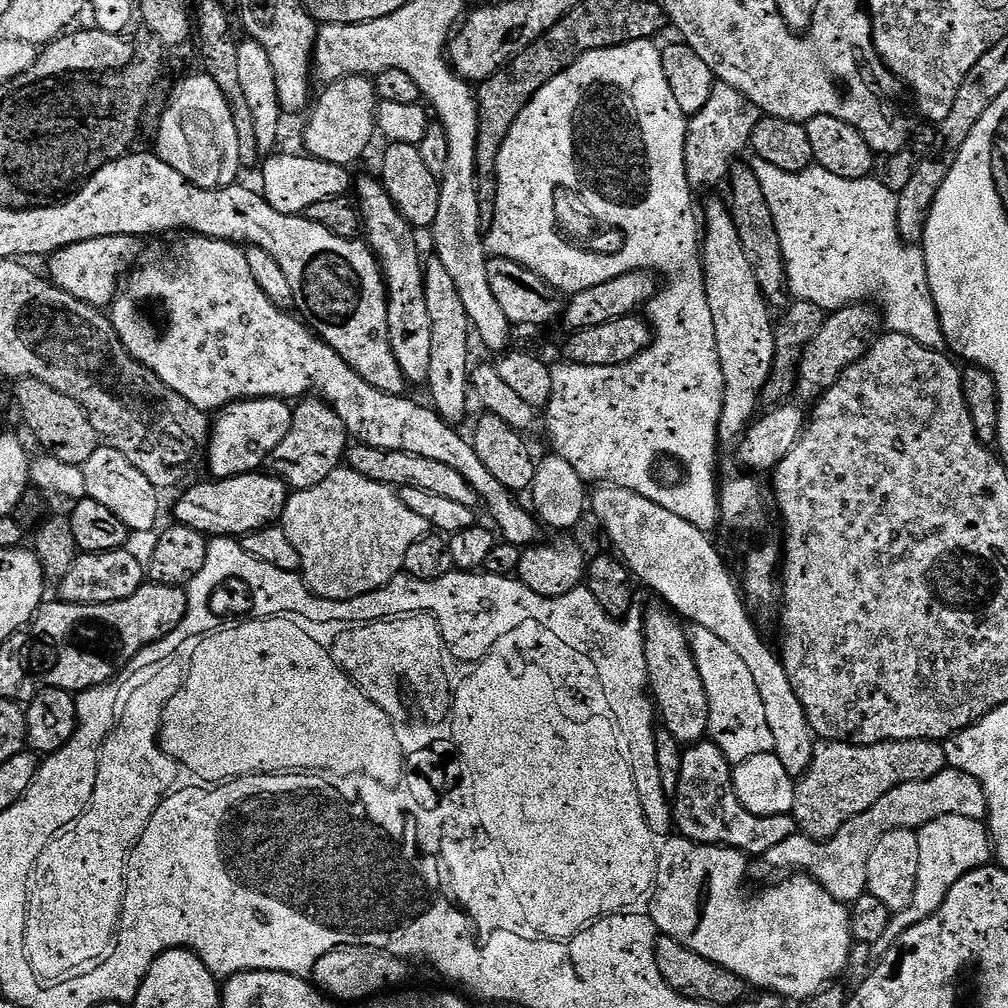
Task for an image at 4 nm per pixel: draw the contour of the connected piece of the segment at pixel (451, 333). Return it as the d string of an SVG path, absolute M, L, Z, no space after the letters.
M435 258L425 259L424 289L426 290L426 310L430 313L430 374L426 391L432 395L431 407L444 421L453 426L468 416L468 396L470 400L470 363L471 344L474 344L472 325L468 323L466 306L458 295L458 286L454 286L446 266Z

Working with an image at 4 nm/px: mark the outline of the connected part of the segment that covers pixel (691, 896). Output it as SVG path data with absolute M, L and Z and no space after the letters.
M665 839L659 849L656 885L650 897L652 921L663 935L682 942L682 946L694 950L694 954L702 954L702 958L738 974L745 985L752 987L753 984L756 987L753 989L774 992L781 998L793 996L797 1002L807 1000L841 979L854 949L849 905L834 898L818 881L803 874L789 875L781 884L772 884L751 896L744 889L750 863L745 853L718 844L672 839Z

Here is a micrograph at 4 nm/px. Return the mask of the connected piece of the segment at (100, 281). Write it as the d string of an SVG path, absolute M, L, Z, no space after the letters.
M99 236L71 244L47 257L47 279L66 294L86 302L91 308L107 309L117 295L122 277L141 259L140 244L139 239L130 236Z

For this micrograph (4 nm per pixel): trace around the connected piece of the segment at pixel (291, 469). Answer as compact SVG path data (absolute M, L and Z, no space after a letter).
M304 398L292 408L292 425L290 430L286 434L286 438L282 438L282 442L278 442L276 449L268 455L268 464L275 475L288 483L289 489L303 490L305 488L313 488L318 486L318 482L330 478L330 474L336 468L341 467L349 447L350 437L348 431L342 422L342 418L338 418L336 411L324 400Z

